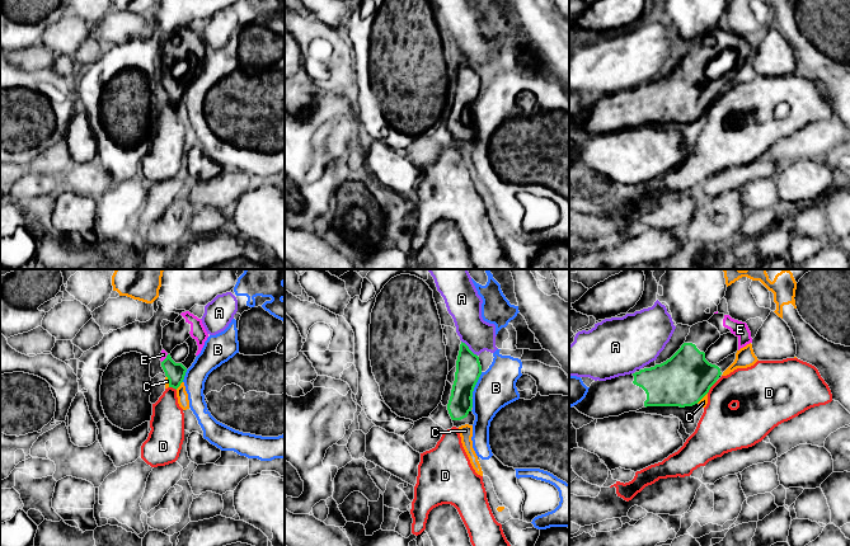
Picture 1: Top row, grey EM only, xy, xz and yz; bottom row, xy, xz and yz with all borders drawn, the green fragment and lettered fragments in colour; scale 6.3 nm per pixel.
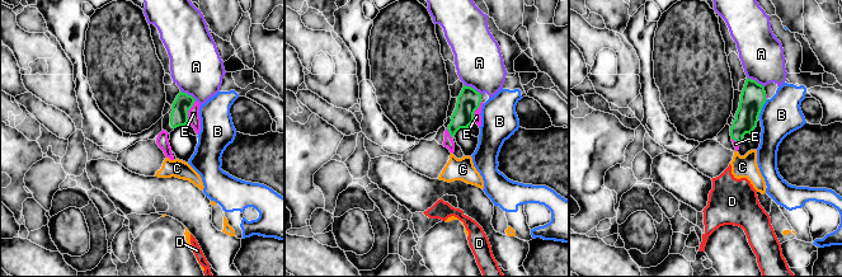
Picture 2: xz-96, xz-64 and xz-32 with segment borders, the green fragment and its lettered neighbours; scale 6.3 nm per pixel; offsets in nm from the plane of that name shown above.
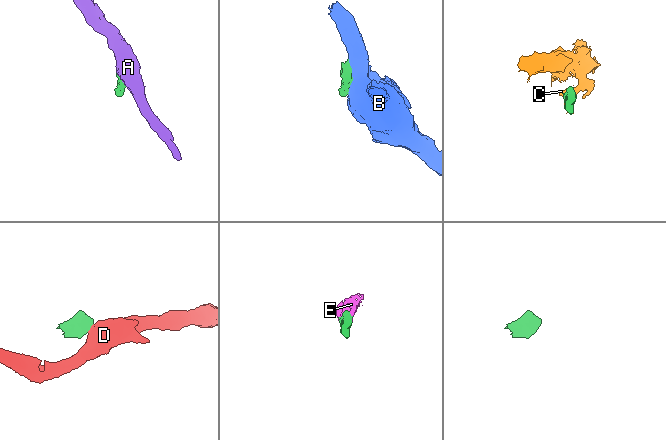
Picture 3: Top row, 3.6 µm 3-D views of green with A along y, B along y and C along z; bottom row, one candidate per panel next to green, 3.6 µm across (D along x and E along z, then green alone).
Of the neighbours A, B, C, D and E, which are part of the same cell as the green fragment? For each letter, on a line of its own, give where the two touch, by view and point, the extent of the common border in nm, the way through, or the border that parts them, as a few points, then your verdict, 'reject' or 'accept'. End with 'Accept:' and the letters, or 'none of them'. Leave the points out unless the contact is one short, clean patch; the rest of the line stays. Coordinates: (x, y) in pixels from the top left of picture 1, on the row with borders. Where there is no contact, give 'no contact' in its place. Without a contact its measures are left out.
A: contact xz (468, 348); length 140 nm; border xz (461, 340), (477, 356); reject
B: contact xz (475, 384); length 170 nm; reject
C: contact xy (179, 385); length 70 nm; border xy (182, 381), (175, 389); reject
D: contact yz (710, 386); length 100 nm; border yz (717, 381), (707, 392); reject
E: contact xy (165, 358); length 70 nm; accept
Accept: E

